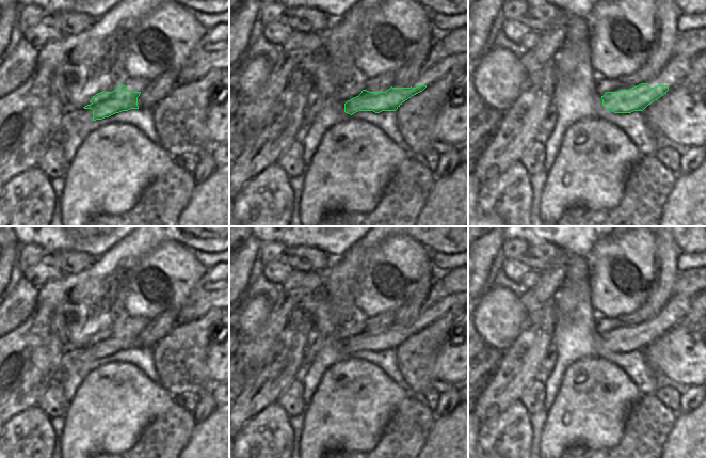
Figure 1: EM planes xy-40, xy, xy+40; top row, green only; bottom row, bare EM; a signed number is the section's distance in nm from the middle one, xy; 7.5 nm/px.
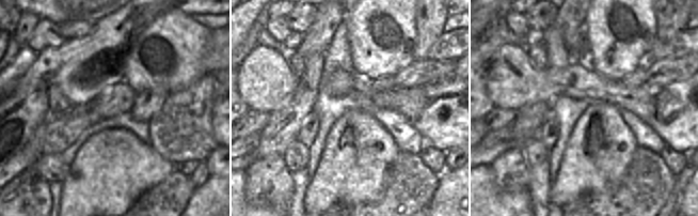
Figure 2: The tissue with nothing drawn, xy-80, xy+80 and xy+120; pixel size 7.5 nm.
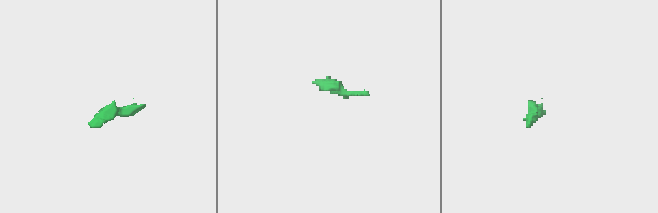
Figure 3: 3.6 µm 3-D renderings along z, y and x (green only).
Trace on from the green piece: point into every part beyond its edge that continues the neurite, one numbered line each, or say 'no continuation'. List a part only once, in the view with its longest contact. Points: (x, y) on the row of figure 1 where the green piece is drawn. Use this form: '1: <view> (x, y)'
1: xy-40 (71, 121)

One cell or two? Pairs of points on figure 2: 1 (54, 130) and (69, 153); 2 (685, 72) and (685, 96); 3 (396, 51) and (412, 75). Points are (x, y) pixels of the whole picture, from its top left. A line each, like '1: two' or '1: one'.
1: two
2: two
3: two

